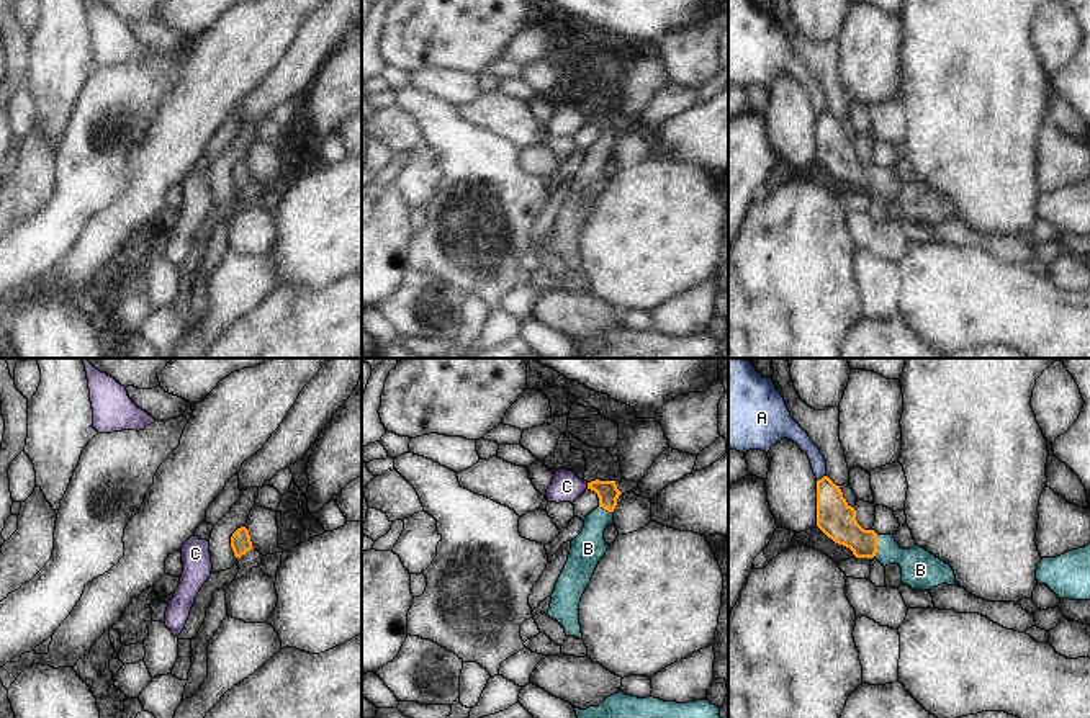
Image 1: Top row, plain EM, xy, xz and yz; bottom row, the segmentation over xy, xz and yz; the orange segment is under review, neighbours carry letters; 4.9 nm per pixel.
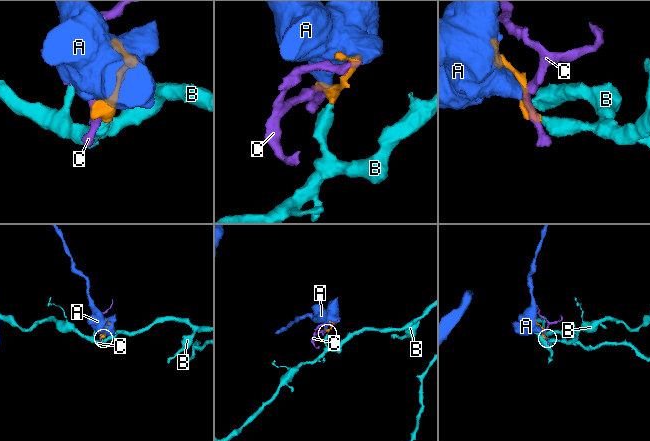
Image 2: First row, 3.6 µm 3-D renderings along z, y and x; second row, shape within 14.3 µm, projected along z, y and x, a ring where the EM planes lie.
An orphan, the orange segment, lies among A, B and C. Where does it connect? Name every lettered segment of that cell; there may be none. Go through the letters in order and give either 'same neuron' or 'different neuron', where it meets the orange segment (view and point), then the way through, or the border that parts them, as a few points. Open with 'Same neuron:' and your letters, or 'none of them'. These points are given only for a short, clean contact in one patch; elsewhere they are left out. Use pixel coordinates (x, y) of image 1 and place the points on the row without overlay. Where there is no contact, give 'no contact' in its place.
Same neuron: B
A: different neuron; contact yz (822, 112)
B: same neuron; contact yz (876, 180); way yz (837, 152), (860, 175), (876, 180), (910, 193), (920, 203)
C: different neuron; contact xz (588, 120); border xz (586, 116), (588, 121)

